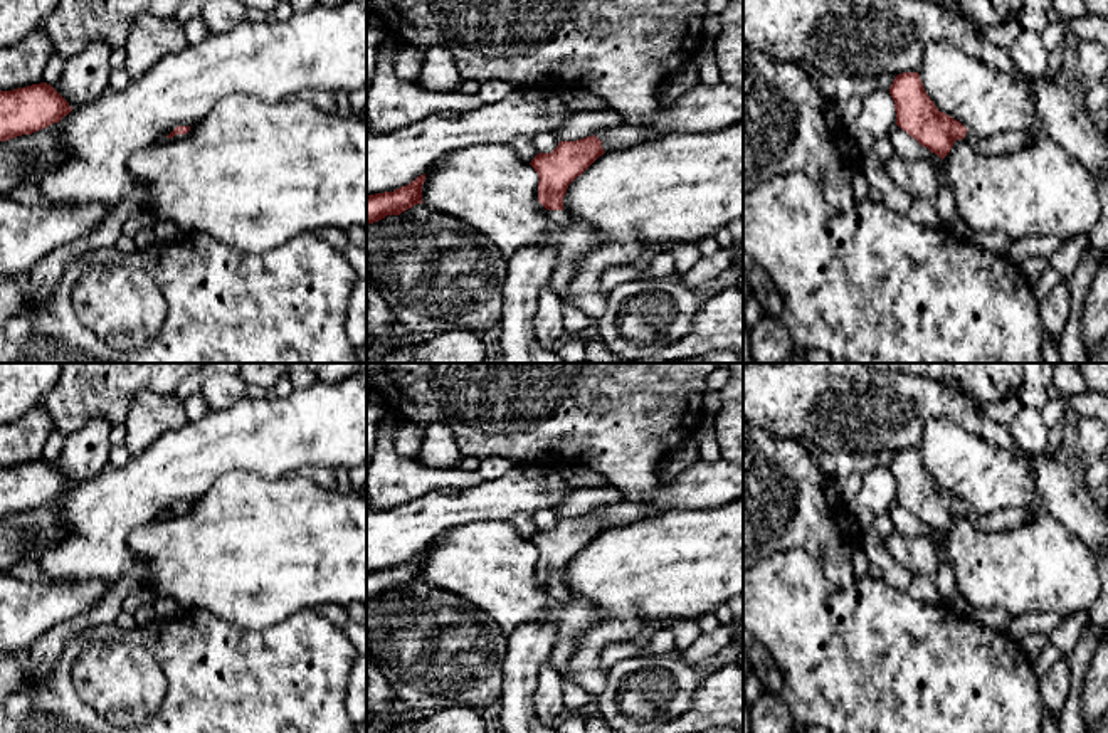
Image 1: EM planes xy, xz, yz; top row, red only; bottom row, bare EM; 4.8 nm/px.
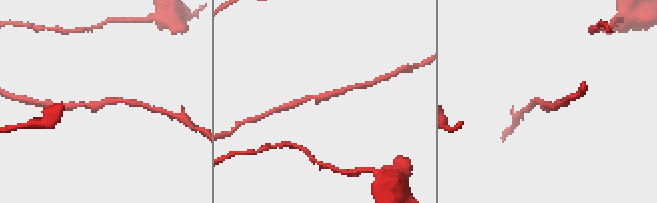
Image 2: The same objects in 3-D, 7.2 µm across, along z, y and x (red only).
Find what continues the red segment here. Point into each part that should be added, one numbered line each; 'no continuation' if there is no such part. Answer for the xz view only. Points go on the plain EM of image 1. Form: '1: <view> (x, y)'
1: xz (560, 594)

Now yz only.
1: yz (1006, 518)

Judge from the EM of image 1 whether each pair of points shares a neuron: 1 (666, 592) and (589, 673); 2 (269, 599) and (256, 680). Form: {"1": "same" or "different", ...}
{"1": "same", "2": "different"}

